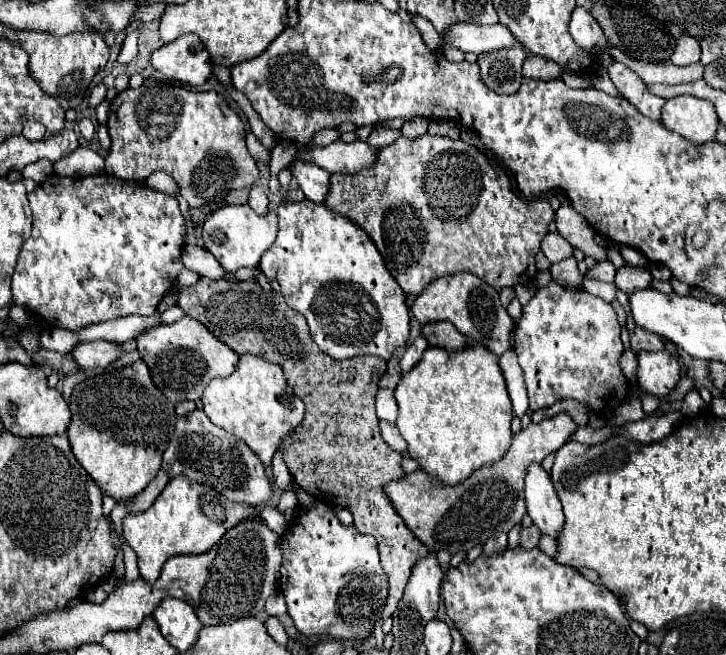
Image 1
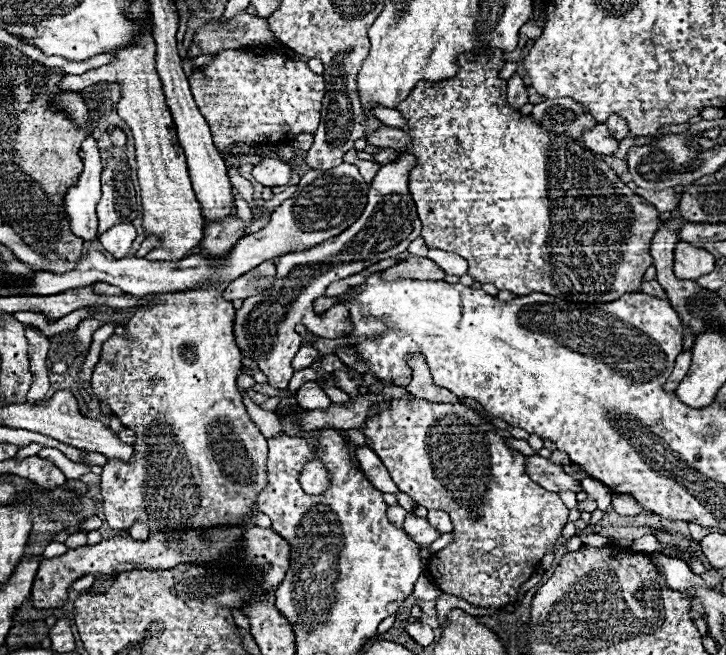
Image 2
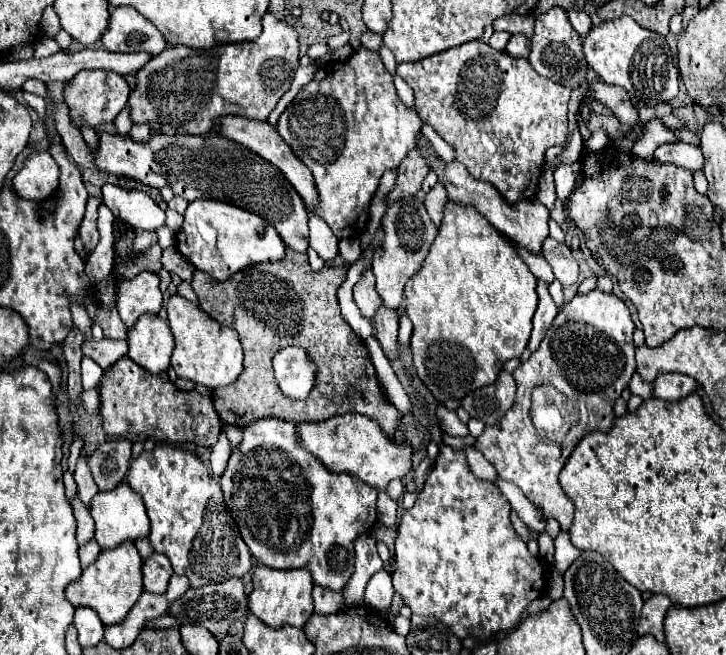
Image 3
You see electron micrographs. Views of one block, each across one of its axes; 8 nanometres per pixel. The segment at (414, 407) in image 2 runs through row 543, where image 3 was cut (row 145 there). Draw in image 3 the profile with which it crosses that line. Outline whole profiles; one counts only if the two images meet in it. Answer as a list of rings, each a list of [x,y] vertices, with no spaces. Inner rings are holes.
[[[482,40],[466,42],[414,64],[402,62],[398,64],[398,74],[414,90],[418,116],[428,122],[450,146],[454,146],[456,156],[460,156],[460,162],[476,180],[486,180],[496,186],[510,204],[534,198],[538,178],[544,170],[544,152],[550,146],[566,144],[568,140],[566,112],[570,88],[540,76],[526,58],[514,60],[506,52],[490,48]]]

